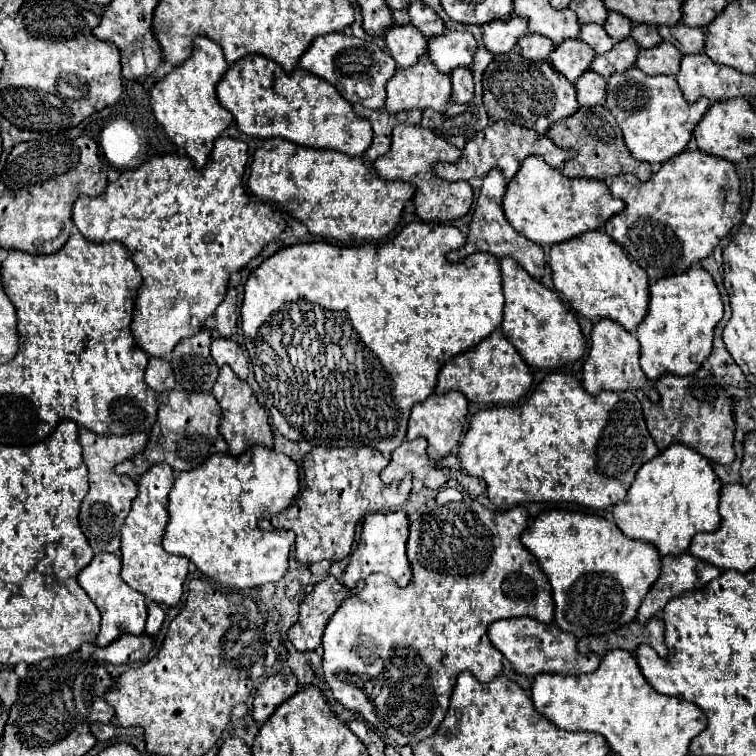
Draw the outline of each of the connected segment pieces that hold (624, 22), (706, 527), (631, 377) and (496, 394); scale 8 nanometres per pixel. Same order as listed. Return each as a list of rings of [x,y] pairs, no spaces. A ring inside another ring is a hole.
[[[610,12],[608,20],[606,20],[606,24],[604,24],[608,36],[612,36],[612,38],[618,40],[618,42],[624,40],[624,38],[630,38],[632,26],[634,26],[634,24],[632,24],[626,16],[622,16],[622,14],[618,14],[618,12]]]
[[[672,444],[638,470],[626,498],[612,510],[614,522],[628,538],[654,544],[662,556],[684,554],[694,534],[718,530],[720,488],[708,458],[684,444]]]
[[[600,320],[590,334],[590,352],[588,358],[582,366],[582,374],[584,374],[584,388],[588,390],[588,394],[600,394],[604,390],[610,392],[624,392],[624,390],[642,390],[648,386],[648,378],[644,376],[644,372],[640,370],[640,362],[638,362],[638,340],[634,334],[630,334],[628,330],[624,330],[622,326],[618,326],[612,320]]]
[[[500,330],[492,332],[484,342],[480,342],[476,348],[462,352],[452,358],[452,362],[446,362],[438,376],[436,394],[444,394],[448,390],[462,392],[470,402],[482,402],[482,404],[514,404],[518,402],[532,386],[532,372],[528,364],[520,358],[516,348],[504,338]]]

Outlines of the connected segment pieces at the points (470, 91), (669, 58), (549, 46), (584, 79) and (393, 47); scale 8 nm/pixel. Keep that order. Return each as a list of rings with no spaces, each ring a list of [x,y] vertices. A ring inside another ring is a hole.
[[[456,68],[452,70],[452,102],[456,104],[468,104],[474,98],[474,82],[470,68]]]
[[[662,42],[656,48],[640,50],[636,66],[650,76],[658,76],[658,74],[676,76],[680,70],[680,60],[682,60],[680,50],[670,42]]]
[[[528,34],[520,38],[517,47],[528,60],[548,60],[548,54],[554,50],[554,42],[540,34]]]
[[[588,70],[586,74],[582,74],[578,78],[576,90],[578,90],[578,102],[582,106],[604,104],[604,98],[606,98],[606,78],[602,78],[600,74]]]
[[[412,24],[406,26],[392,26],[384,36],[390,56],[398,62],[398,66],[412,66],[422,56],[426,56],[428,40],[420,30],[416,30]]]

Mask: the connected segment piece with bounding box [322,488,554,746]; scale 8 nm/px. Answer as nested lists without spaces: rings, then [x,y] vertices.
[[[442,488],[434,502],[410,514],[408,560],[414,572],[410,584],[398,588],[384,574],[368,576],[364,590],[342,602],[330,618],[322,638],[324,678],[334,698],[344,708],[360,714],[384,740],[400,746],[416,746],[436,732],[444,720],[460,672],[468,670],[480,682],[490,682],[498,676],[504,656],[486,636],[494,620],[512,616],[532,616],[546,624],[554,620],[550,582],[536,558],[520,542],[520,534],[528,522],[528,510],[518,506],[508,512],[492,512],[468,496],[462,500],[454,498],[452,488]]]

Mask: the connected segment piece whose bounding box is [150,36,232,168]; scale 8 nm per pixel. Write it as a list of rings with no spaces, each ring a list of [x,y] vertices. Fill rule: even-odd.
[[[206,36],[194,40],[194,54],[170,74],[166,74],[150,92],[150,106],[156,120],[162,124],[170,140],[176,146],[184,148],[186,154],[194,160],[196,168],[204,168],[210,158],[214,140],[228,128],[232,114],[220,106],[216,98],[216,84],[226,74],[228,62],[216,42]]]

